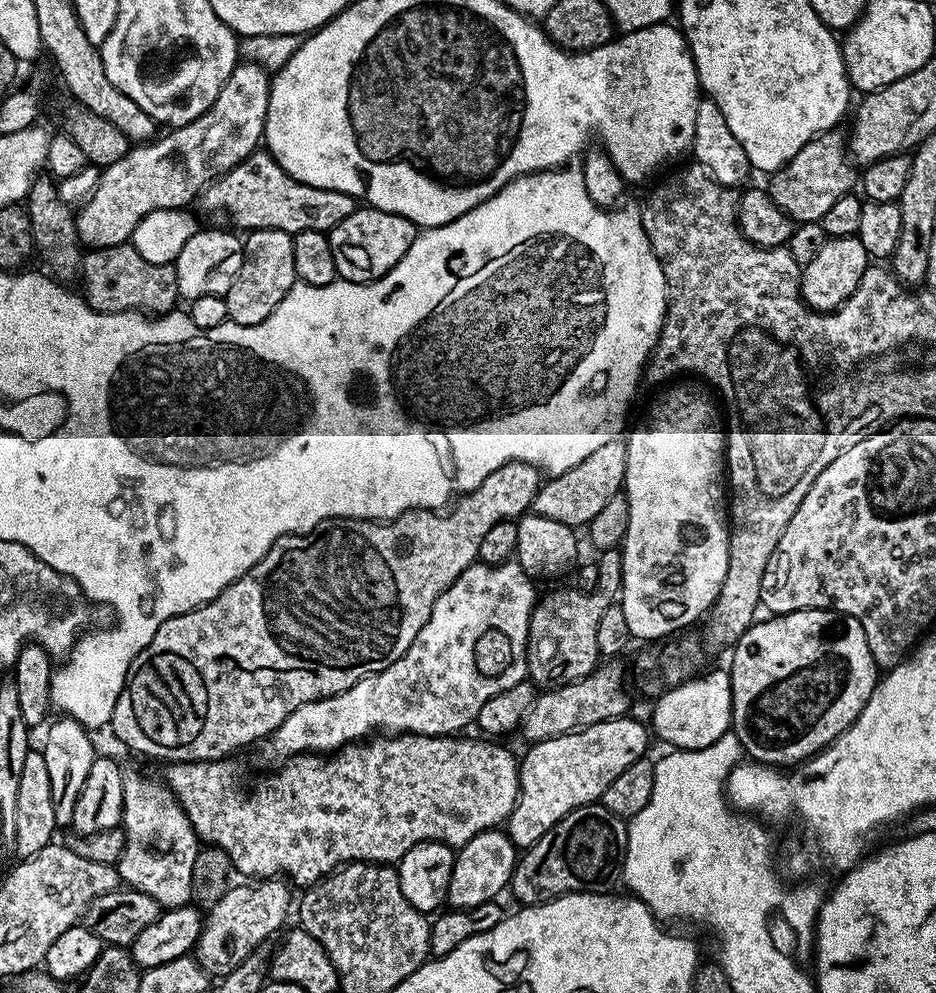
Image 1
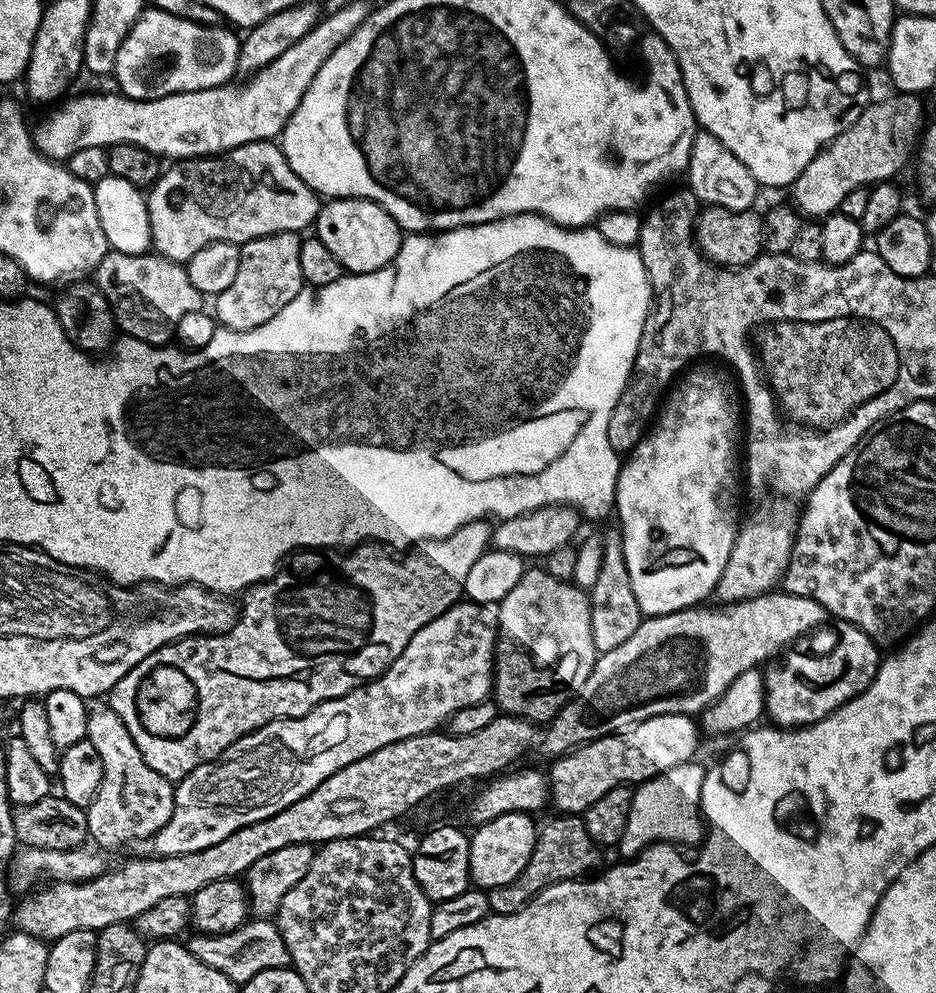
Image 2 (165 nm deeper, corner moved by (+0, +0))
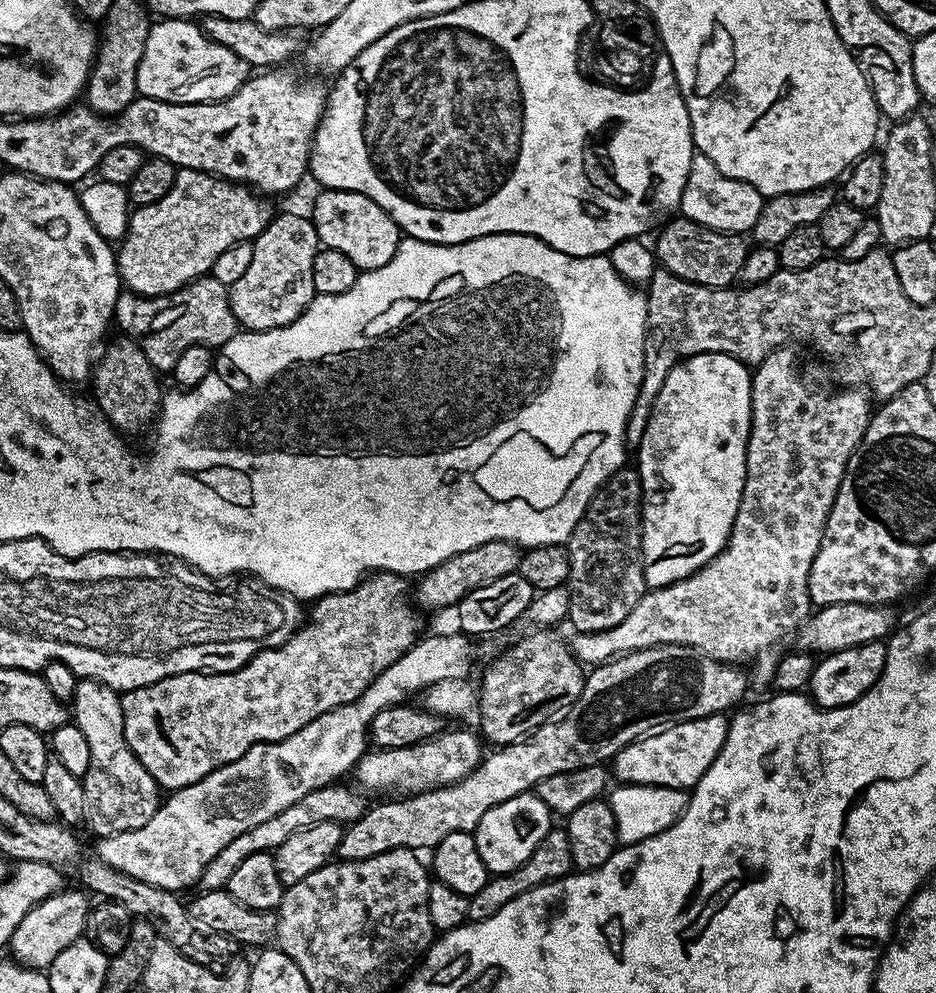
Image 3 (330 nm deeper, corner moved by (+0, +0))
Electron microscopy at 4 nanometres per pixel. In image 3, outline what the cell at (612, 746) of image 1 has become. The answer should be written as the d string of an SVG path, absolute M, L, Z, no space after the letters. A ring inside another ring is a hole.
M717 714L670 724L618 750L611 761L611 771L620 784L649 784L659 788L691 790L696 787L702 774L710 770L714 758L718 758L728 737L729 723L727 715Z

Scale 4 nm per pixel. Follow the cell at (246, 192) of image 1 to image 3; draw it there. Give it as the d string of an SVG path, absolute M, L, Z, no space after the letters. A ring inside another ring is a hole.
M181 167L174 178L174 186L170 186L170 194L166 194L166 198L153 204L139 205L128 217L128 231L124 233L123 240L119 241L116 252L116 267L120 269L123 287L129 292L137 292L140 296L169 296L179 288L185 288L187 284L191 284L198 277L209 275L212 264L218 258L218 254L222 254L222 250L241 242L255 240L260 235L260 231L274 218L274 211L272 212L271 206L264 200L267 199L261 198L251 187L230 180L222 180L219 176L213 176L211 172L200 172L197 168Z

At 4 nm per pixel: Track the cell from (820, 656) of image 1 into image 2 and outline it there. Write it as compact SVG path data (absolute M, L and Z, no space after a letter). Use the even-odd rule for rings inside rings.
M845 623L843 625L844 628L840 632L840 637L836 640L836 645L833 646L829 652L824 652L821 656L811 656L808 652L792 652L796 650L788 650L783 653L782 659L784 661L781 664L776 664L777 662L772 662L767 665L763 669L764 673L764 710L769 720L773 725L779 726L780 728L802 728L806 724L813 724L814 722L818 722L822 718L826 718L831 714L834 710L838 710L845 704L846 702L850 702L855 696L859 696L860 693L865 692L868 688L868 683L876 677L876 671L880 668L880 662L882 659L881 649L876 645L873 640L868 637L867 634L862 631L860 628L855 628L853 624Z

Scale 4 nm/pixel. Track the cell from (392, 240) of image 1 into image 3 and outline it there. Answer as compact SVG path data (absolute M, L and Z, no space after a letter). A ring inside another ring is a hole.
M324 190L321 193L310 211L310 219L321 245L346 254L346 258L350 258L350 262L354 262L360 270L386 266L386 262L394 258L402 239L400 228L386 214L386 210L357 192Z

